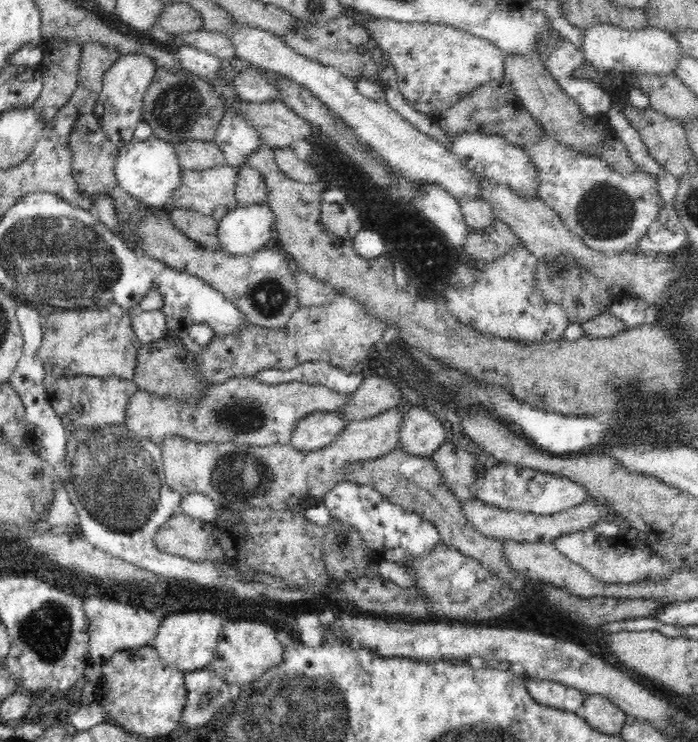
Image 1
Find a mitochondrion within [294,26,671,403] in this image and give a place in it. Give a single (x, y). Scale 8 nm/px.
(606, 211)

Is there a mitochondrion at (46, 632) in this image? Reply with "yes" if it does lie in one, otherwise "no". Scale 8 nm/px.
yes

